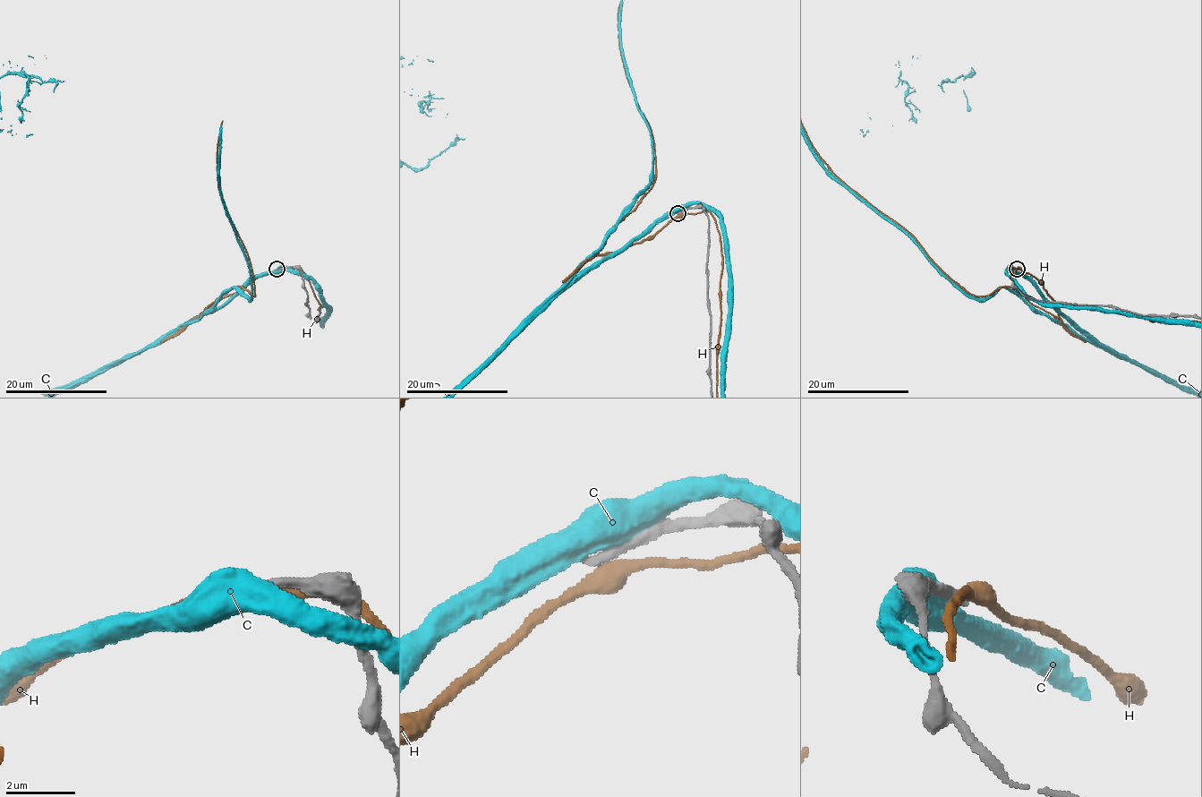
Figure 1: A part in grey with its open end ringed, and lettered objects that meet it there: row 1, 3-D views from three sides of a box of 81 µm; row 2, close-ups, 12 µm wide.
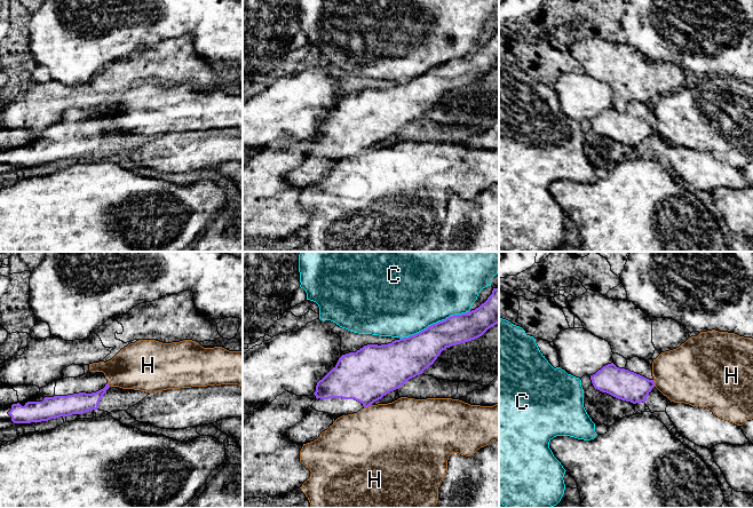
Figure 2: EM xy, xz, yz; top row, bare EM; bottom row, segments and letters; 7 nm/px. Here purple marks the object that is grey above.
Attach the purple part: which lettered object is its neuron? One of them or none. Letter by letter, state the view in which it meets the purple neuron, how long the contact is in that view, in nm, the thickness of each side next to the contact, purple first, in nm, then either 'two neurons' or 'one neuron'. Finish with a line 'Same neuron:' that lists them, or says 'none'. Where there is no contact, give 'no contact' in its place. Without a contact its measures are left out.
C: xz | 550 nm | 260/500 nm | two neurons
H: xz | 60 nm | 380/500 nm | two neurons
Same neuron: none

